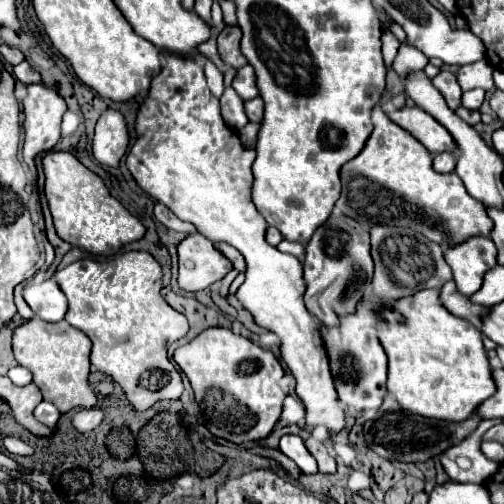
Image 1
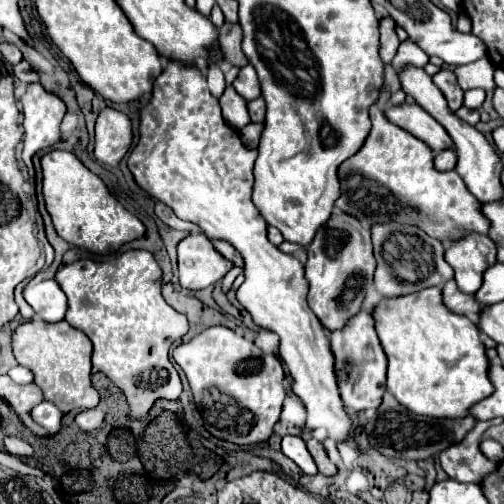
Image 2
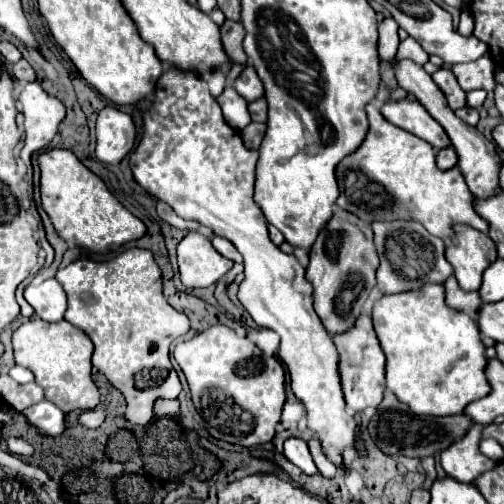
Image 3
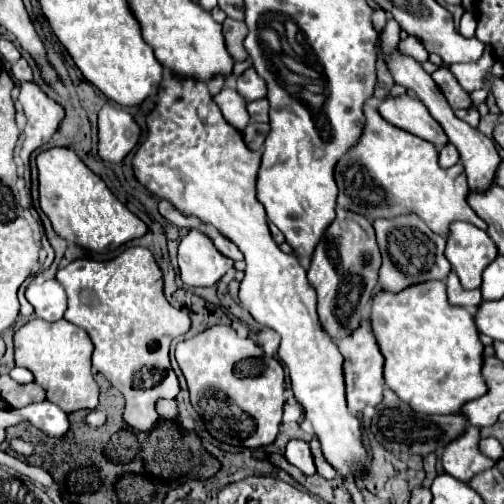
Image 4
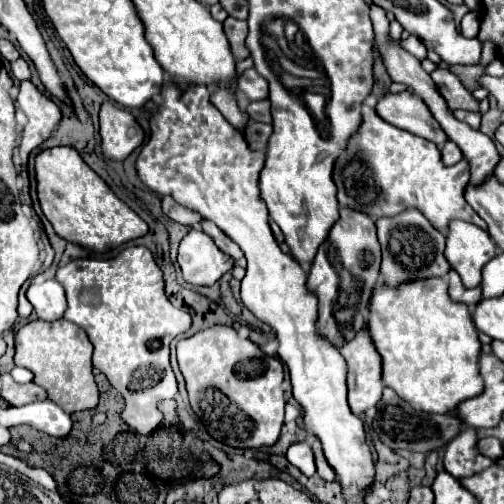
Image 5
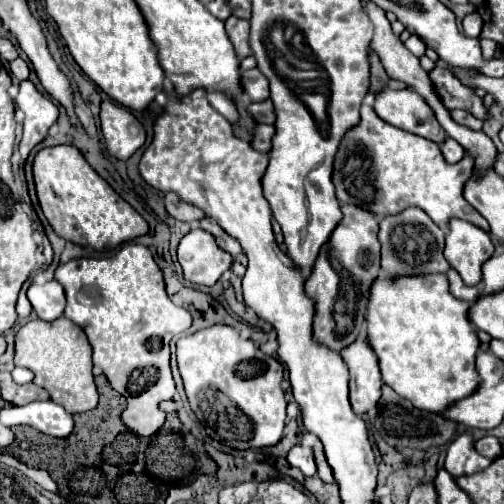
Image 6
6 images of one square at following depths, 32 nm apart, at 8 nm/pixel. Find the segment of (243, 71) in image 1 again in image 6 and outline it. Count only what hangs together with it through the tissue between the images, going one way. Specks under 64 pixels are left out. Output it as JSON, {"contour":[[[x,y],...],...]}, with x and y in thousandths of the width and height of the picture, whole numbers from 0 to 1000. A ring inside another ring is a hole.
{"contour":[[[512,135],[480,143],[480,171],[500,202],[520,202],[520,198],[536,194],[532,155]]]}

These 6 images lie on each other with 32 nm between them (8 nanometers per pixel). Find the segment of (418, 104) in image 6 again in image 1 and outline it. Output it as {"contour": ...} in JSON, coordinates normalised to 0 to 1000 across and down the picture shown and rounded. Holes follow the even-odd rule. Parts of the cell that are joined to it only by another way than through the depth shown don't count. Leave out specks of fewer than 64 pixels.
{"contour":[[[802,210],[770,226],[778,242],[794,254],[810,258],[825,278],[833,278],[857,306],[869,302],[905,302],[905,282],[897,278],[893,262],[865,242],[849,222],[829,210]]]}

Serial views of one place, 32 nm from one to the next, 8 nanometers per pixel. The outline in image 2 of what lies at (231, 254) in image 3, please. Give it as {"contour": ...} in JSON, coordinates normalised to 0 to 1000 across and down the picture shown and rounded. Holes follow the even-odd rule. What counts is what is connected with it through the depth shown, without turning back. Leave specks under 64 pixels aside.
{"contour":[[[421,476],[421,484],[425,484],[425,492],[429,492],[440,508],[448,508],[452,516],[460,516],[468,528],[484,528],[480,508],[472,504],[472,496],[468,496],[456,480],[444,480],[444,476]]]}

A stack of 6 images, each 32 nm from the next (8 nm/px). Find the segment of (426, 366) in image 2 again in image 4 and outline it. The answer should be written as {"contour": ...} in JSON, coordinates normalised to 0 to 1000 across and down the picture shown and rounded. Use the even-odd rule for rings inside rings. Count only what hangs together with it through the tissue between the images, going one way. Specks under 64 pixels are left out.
{"contour":[[[849,556],[802,571],[798,579],[746,579],[734,619],[738,663],[762,706],[762,758],[794,794],[841,821],[905,821],[921,798],[964,778],[956,750],[956,679],[937,623],[921,607],[897,607],[885,587],[881,556]]]}

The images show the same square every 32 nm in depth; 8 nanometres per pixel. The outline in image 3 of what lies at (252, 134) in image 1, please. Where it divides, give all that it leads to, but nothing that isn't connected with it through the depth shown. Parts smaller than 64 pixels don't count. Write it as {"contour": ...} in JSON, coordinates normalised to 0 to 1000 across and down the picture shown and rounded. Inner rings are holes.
{"contour":[[[492,246],[476,266],[480,266],[480,278],[488,286],[488,294],[496,298],[512,298],[516,294],[516,282],[524,274],[524,262],[528,262],[528,246]]]}

